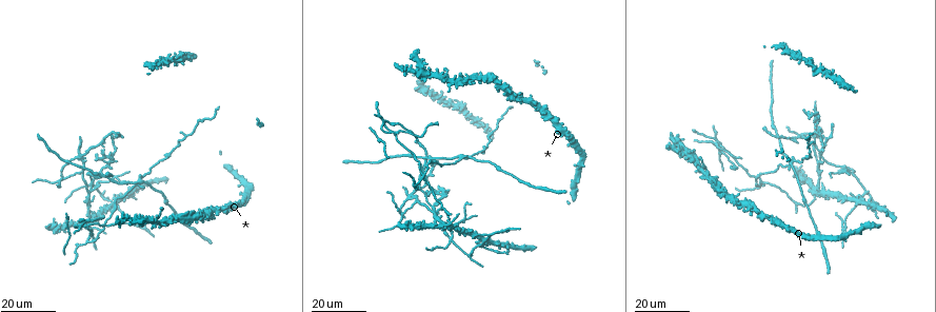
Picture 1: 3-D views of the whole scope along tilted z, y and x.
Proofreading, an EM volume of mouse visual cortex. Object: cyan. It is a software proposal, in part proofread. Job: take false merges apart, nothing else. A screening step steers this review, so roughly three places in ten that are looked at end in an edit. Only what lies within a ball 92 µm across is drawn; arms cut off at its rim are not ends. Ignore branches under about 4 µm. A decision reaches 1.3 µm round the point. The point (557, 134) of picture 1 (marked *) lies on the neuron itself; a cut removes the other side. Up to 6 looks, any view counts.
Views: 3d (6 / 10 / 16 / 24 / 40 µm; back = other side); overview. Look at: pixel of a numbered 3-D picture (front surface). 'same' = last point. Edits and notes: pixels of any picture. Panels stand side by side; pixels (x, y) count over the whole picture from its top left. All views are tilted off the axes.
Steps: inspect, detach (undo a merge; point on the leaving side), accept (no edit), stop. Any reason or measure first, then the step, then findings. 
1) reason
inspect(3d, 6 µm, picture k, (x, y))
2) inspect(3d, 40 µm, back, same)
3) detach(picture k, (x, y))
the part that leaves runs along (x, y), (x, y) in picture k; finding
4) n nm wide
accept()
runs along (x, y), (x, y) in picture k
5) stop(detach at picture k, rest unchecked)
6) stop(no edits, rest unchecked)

two arms in line, one across
inspect(3d, 16 µm, picture 1, (91, 184))

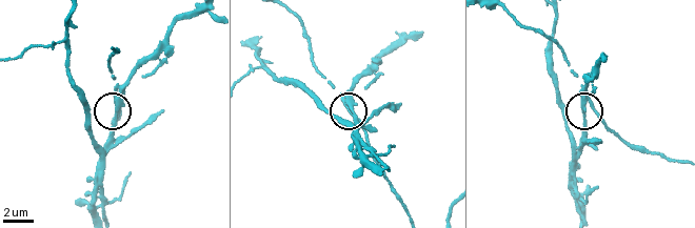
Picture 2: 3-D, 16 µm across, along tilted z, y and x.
closer look
inspect(3d, 6 µm, picture 2, (117, 100))

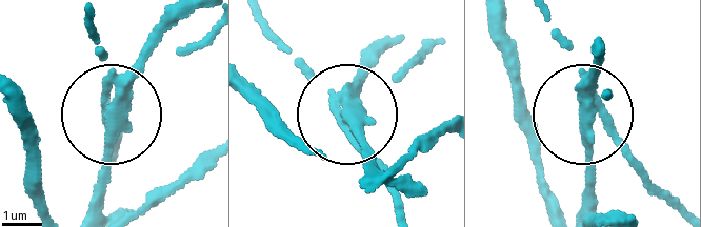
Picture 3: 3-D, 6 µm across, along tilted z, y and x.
side arm 46 µm; 3 arms
detach(picture 3, (154, 33))
two neurons meet here

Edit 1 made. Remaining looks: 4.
inspect(overview)

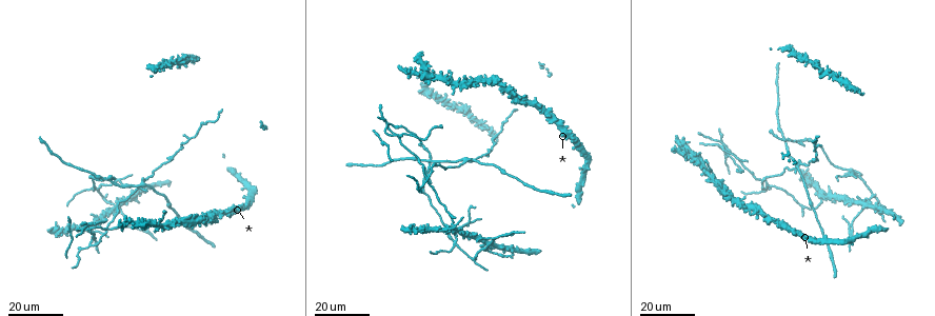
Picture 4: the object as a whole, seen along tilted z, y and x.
inspect(3d, 24 µm, picture 4, (475, 260))

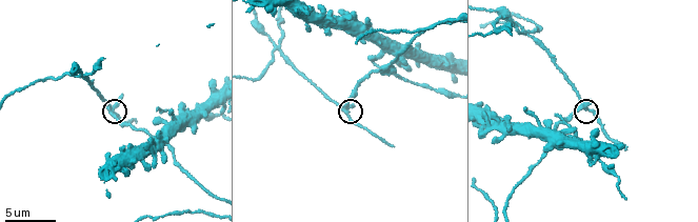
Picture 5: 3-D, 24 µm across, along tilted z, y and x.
closer look
inspect(3d, 6 µm, picture 5, (579, 106))

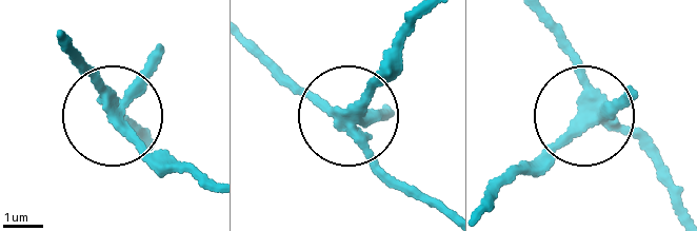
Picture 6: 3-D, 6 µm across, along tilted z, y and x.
side arm 7 µm
detach(picture 6, (145, 152))
the part that leaves runs along (112, 110), (166, 165), (208, 180) in picture 6; a second neuron is stuck on

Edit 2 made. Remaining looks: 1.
stop(detach at picture 3, detach at picture 6, rest unchecked)

